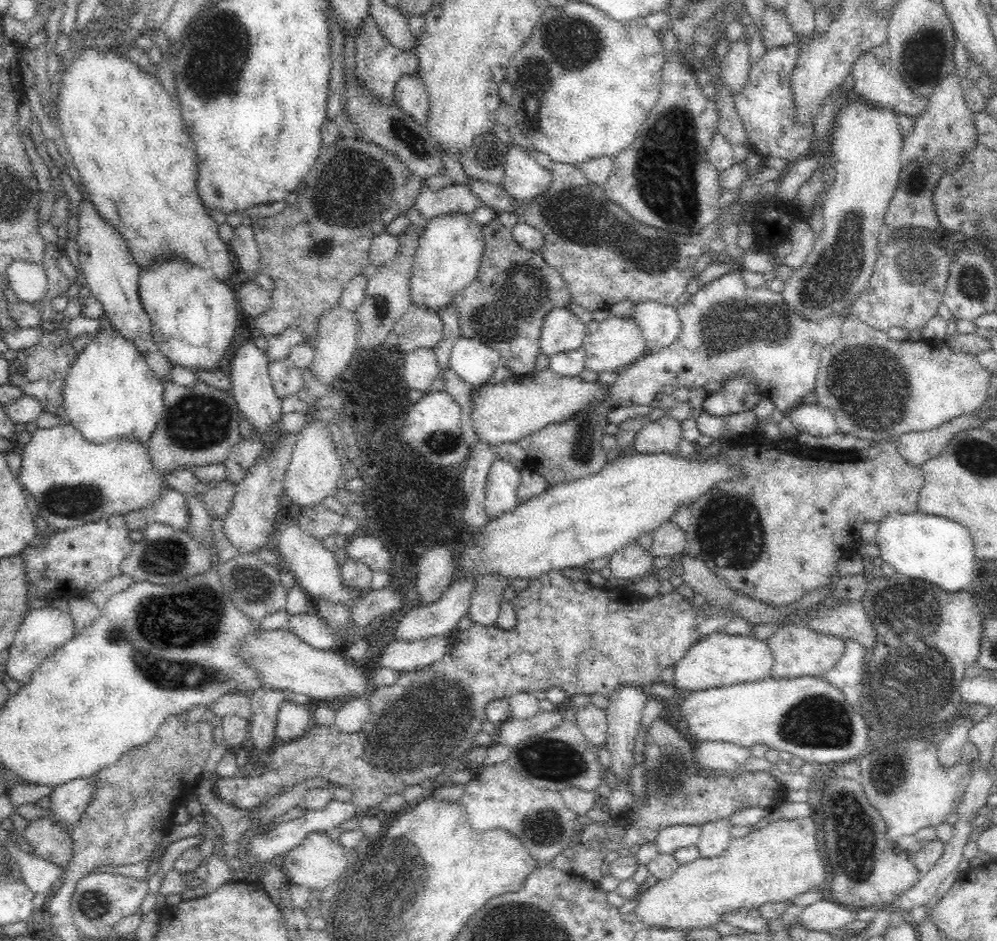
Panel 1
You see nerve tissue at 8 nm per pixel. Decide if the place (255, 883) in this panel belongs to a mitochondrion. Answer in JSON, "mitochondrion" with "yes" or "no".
{"mitochondrion":"no"}

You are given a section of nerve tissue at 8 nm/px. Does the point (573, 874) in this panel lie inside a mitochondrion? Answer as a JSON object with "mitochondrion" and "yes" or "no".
{"mitochondrion":"no"}

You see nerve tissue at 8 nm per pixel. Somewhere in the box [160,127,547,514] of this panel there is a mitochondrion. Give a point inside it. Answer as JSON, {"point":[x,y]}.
{"point":[358,185]}

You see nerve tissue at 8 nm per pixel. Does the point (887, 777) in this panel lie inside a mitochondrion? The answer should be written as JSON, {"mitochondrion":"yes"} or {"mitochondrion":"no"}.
{"mitochondrion":"yes"}

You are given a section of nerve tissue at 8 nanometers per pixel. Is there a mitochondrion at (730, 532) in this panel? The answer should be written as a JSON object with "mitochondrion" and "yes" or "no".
{"mitochondrion":"yes"}

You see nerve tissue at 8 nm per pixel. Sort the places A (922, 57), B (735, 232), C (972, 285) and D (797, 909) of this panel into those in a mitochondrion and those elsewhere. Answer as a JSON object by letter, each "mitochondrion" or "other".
{"A":"mitochondrion","B":"other","C":"mitochondrion","D":"other"}

